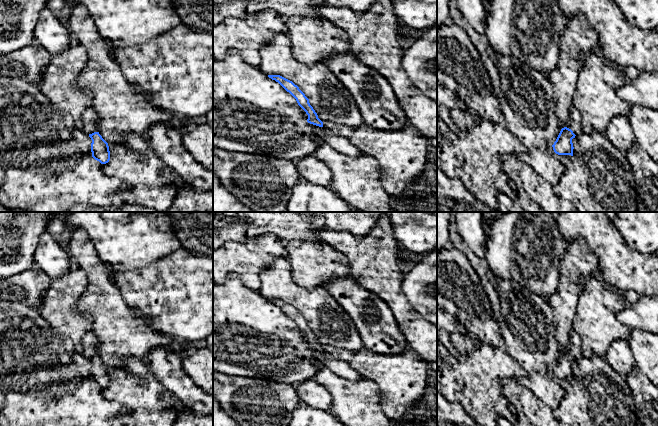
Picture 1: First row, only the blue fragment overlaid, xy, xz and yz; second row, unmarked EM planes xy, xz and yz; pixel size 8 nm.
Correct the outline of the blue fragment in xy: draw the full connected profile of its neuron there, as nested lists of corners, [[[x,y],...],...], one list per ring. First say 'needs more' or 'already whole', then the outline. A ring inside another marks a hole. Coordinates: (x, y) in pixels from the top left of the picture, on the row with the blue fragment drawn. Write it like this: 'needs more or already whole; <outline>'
needs more; [[[89,107],[83,113],[83,129],[92,140],[91,152],[92,157],[101,164],[106,164],[110,160],[110,151],[108,143],[102,138],[98,132],[97,123],[99,117],[92,107]]]

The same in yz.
needs more; [[[572,107],[566,126],[561,129],[556,141],[552,145],[556,154],[573,156],[574,147],[572,139],[582,133],[581,123],[582,117],[580,112],[575,107]]]

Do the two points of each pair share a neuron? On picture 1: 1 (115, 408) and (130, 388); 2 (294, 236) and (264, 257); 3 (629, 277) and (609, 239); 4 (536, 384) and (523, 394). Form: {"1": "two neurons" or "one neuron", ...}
{"1": "two neurons", "2": "two neurons", "3": "one neuron", "4": "two neurons"}

